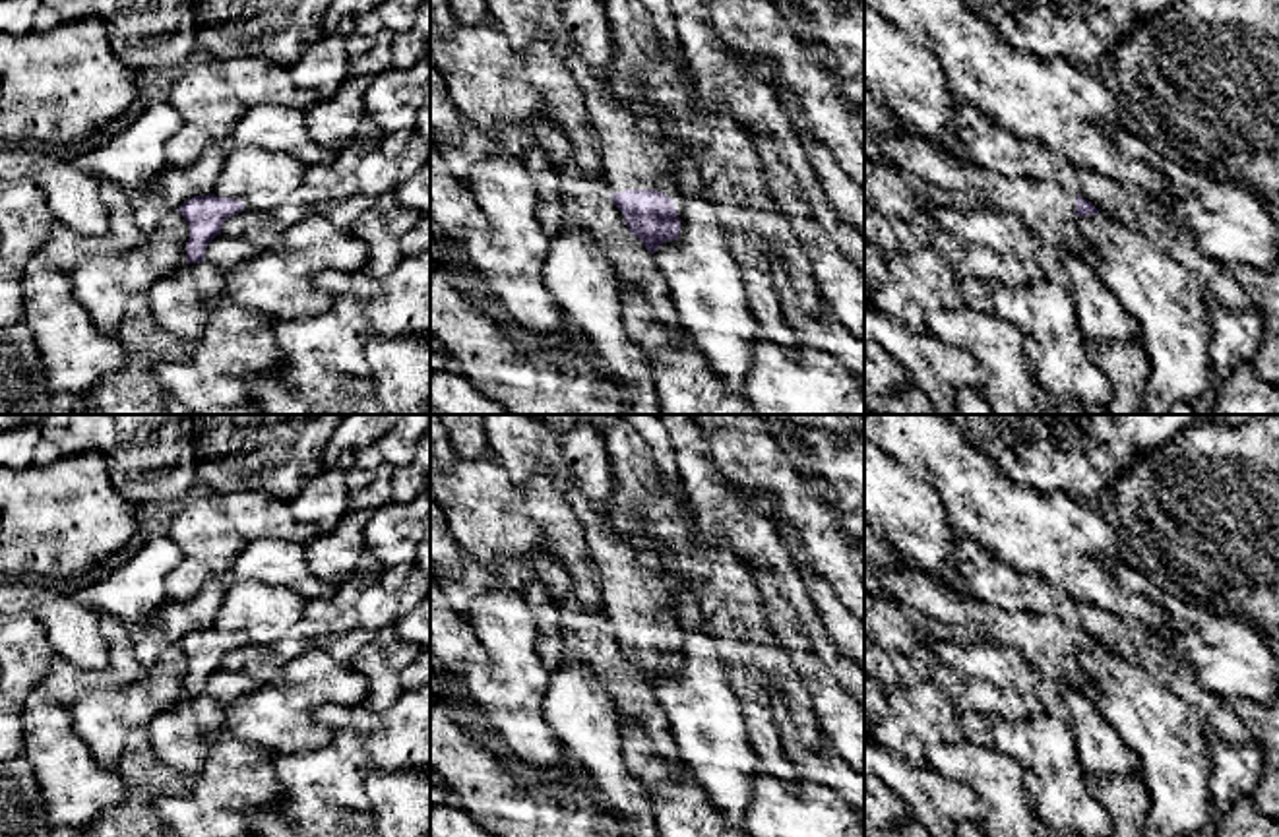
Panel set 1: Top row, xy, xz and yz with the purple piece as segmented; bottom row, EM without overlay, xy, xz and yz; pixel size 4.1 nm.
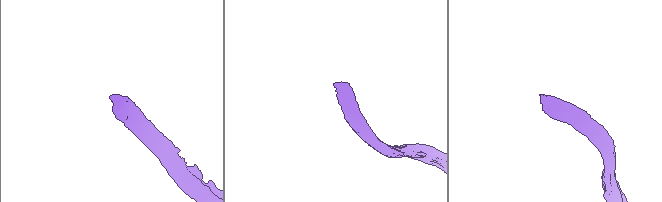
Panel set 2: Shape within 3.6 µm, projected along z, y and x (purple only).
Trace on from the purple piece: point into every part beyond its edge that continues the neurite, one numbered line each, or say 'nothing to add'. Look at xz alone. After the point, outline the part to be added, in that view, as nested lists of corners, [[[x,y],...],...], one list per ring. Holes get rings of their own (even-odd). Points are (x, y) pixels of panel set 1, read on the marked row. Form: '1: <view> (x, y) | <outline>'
1: xz (632, 157) | [[[564,46],[560,54],[585,97],[599,134],[601,167],[610,192],[659,190],[667,180],[669,159],[643,101],[618,99],[572,46]]]

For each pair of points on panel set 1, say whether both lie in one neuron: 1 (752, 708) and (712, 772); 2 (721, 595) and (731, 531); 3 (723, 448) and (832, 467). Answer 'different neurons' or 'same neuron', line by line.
1: different neurons
2: different neurons
3: different neurons

